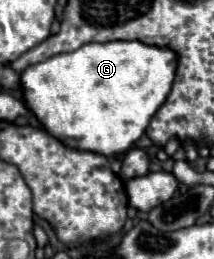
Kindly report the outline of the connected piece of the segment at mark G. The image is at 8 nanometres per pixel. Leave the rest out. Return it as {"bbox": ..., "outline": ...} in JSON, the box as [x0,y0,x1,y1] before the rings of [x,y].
{"bbox":[22,41,176,157],"outline":[[[110,41],[82,45],[70,53],[58,53],[22,71],[24,105],[42,121],[46,133],[70,149],[92,151],[104,157],[126,153],[146,131],[152,115],[166,101],[176,55],[170,49],[150,47],[138,41]]]}

